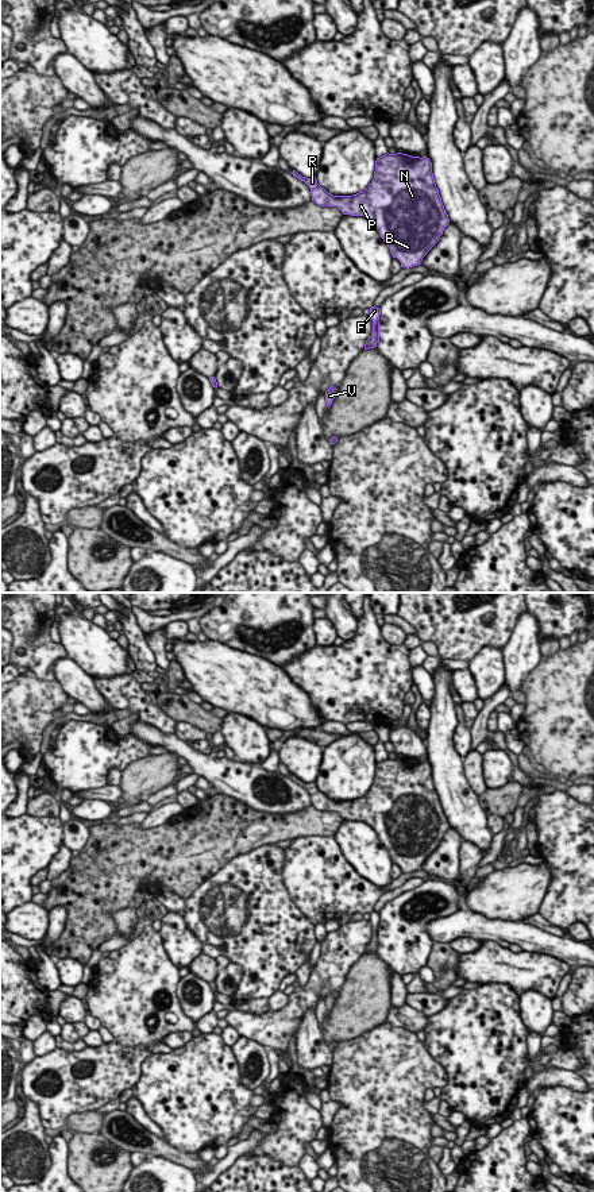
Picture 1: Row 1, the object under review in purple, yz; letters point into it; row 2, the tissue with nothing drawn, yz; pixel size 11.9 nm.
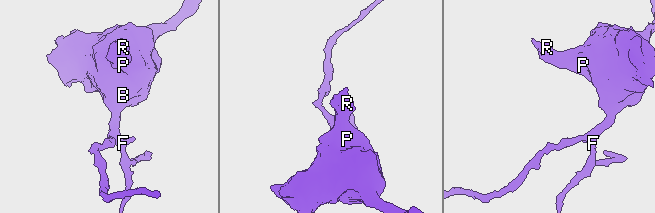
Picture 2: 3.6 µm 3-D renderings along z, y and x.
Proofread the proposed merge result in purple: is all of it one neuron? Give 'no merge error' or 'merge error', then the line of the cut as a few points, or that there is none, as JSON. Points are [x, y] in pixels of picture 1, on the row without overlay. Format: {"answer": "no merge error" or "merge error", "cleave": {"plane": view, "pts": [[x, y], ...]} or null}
{"answer": "no merge error", "cleave": null}

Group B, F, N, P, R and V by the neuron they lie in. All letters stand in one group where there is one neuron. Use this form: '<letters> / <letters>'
B F N P R V

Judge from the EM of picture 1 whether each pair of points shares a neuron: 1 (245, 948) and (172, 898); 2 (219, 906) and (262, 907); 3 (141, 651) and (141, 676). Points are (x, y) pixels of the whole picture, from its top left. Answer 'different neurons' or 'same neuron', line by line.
1: different neurons
2: same neuron
3: different neurons

